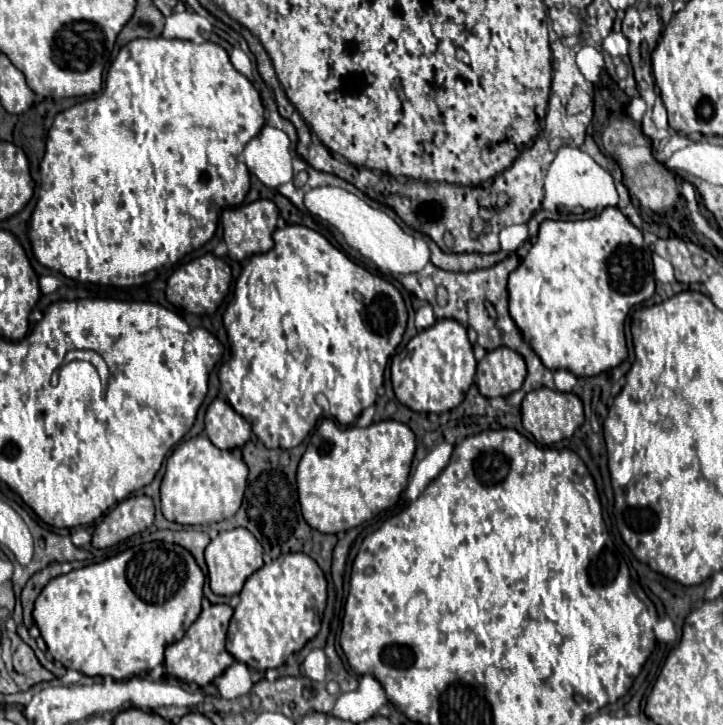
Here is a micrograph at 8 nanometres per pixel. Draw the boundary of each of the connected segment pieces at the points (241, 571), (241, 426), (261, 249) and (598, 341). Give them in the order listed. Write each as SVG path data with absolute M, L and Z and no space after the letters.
M232 529L232 531L220 531L216 539L210 541L210 545L206 547L206 565L208 565L208 579L210 579L210 589L216 595L236 595L240 593L244 581L258 571L264 561L262 561L262 547L256 541L256 537L244 529Z
M216 397L208 405L204 417L204 433L218 449L242 447L252 435L248 421L244 421L244 417L240 417L222 397Z
M258 199L248 205L224 209L222 211L222 229L224 229L224 241L228 245L228 257L242 261L256 253L266 253L268 249L272 249L272 245L274 245L272 233L276 229L276 219L278 219L278 209L268 199Z
M608 207L598 217L584 219L584 221L544 221L540 225L540 235L536 237L536 243L532 245L528 255L522 259L518 269L510 273L508 293L510 293L510 315L512 315L512 319L516 321L524 339L530 343L534 353L542 359L542 363L548 369L552 369L552 371L566 369L566 371L574 373L576 377L594 377L594 375L598 375L606 369L618 367L628 357L628 347L626 347L626 337L624 337L626 315L628 315L630 307L634 307L634 305L638 305L638 303L642 303L642 301L646 301L654 295L654 273L652 273L652 257L650 255L652 253L644 245L642 233L628 221L628 217L622 215L622 211L618 207Z

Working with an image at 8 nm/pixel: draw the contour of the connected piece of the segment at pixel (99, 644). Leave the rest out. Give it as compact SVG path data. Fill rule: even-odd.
M152 541L102 563L54 577L34 605L34 621L54 661L84 675L130 679L164 661L166 643L180 641L200 615L204 573L180 545Z

